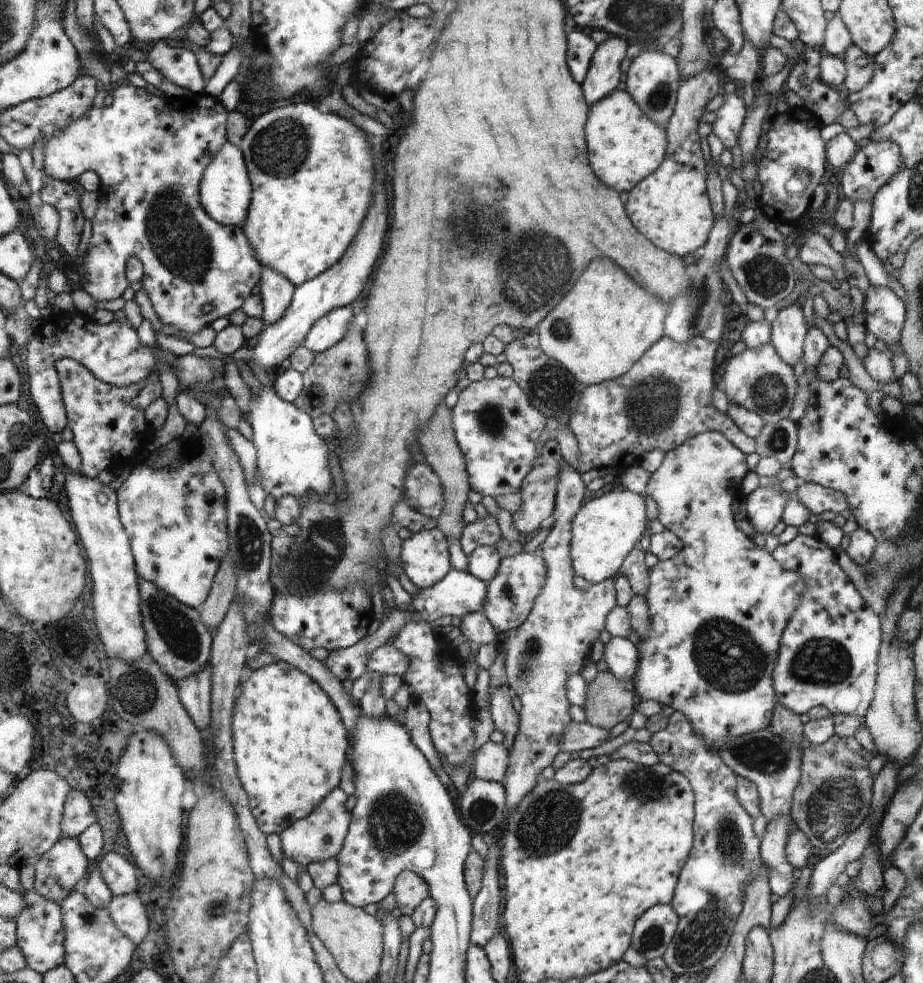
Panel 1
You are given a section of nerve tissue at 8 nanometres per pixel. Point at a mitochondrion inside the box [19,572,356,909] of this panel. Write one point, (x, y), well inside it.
(178, 631)

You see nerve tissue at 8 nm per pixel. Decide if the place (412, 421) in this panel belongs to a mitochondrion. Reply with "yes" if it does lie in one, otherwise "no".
no

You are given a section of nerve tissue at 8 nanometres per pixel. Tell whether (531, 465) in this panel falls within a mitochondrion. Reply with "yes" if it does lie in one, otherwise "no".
no

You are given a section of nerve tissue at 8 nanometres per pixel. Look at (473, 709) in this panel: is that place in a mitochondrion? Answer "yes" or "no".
no

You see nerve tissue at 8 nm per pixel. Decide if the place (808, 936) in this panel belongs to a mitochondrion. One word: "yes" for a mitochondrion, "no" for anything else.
no

